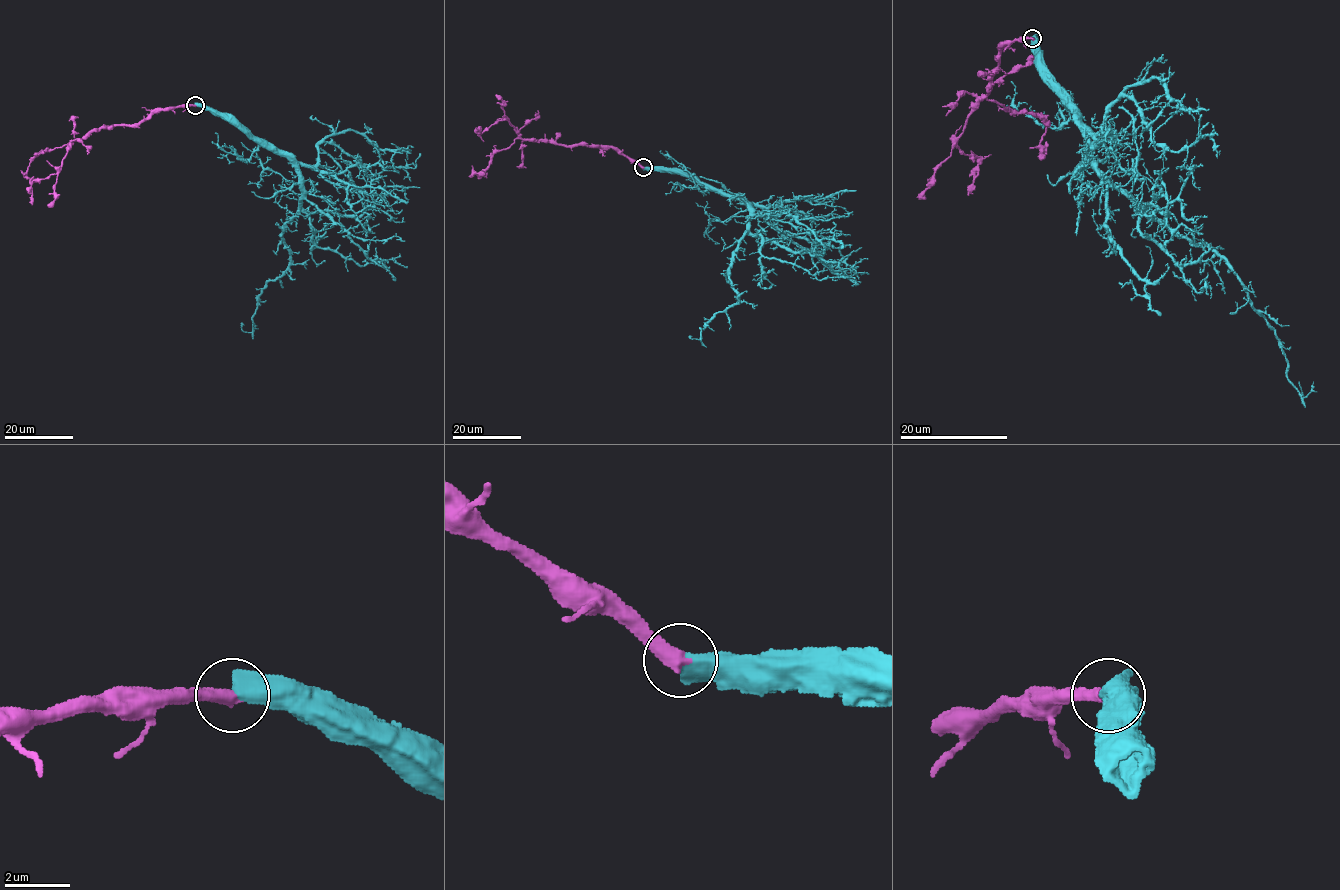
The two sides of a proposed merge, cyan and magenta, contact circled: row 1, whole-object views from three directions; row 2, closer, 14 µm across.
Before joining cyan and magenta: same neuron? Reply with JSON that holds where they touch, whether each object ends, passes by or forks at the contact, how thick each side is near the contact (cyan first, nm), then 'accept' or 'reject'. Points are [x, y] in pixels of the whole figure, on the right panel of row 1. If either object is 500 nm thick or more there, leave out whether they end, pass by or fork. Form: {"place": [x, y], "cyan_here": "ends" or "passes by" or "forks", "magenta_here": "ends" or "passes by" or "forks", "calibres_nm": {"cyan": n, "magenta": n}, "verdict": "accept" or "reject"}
{"place": [1032, 38], "calibres_nm": {"cyan": 600, "magenta": 480}, "verdict": "reject"}

